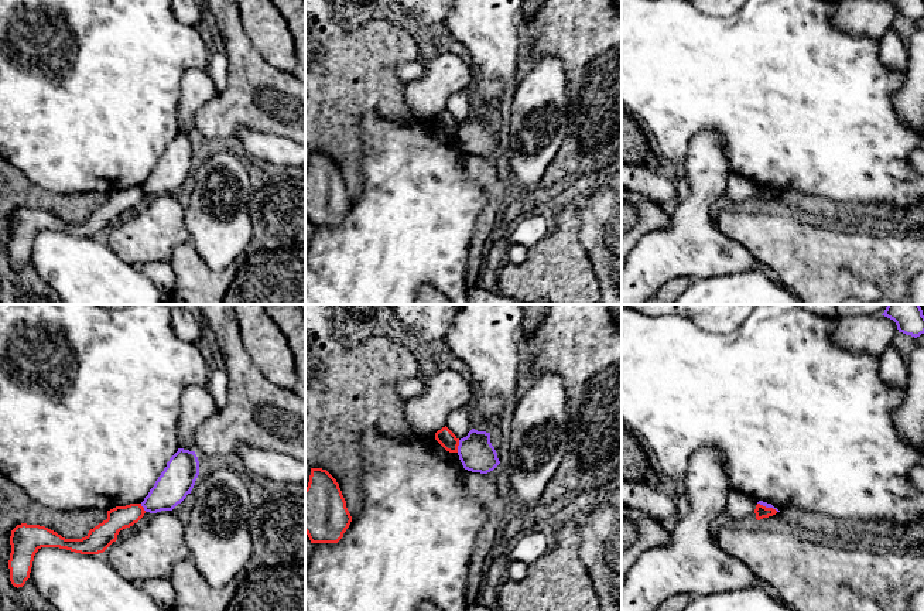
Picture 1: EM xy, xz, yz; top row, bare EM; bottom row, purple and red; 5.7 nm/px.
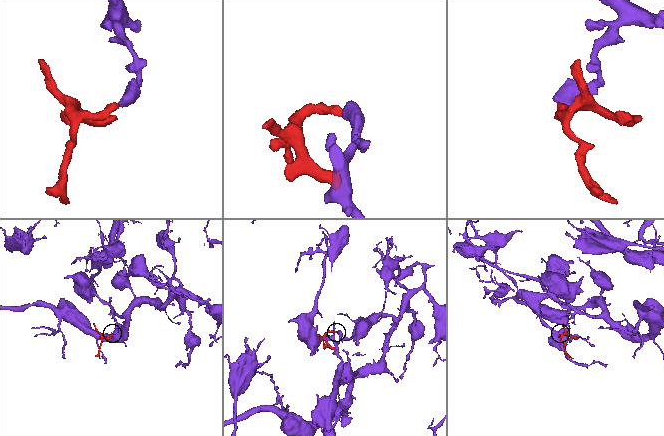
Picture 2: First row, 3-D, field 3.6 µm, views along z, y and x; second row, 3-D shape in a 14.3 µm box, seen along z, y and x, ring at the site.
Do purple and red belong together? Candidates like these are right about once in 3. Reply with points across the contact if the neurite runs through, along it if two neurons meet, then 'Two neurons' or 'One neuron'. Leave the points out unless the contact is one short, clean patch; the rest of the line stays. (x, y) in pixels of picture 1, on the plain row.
Boundary: xz (459, 123), (457, 135). Two neurons

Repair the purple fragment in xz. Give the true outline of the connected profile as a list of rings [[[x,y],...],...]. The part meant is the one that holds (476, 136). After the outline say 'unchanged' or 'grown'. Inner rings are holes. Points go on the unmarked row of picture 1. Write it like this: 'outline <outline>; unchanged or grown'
outline [[[475,112],[459,123],[458,139],[463,151],[472,156],[487,157],[500,147],[490,116]]]; unchanged

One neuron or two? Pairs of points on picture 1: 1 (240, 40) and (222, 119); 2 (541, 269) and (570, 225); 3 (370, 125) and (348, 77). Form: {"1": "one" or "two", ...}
{"1": "one", "2": "one", "3": "two"}

